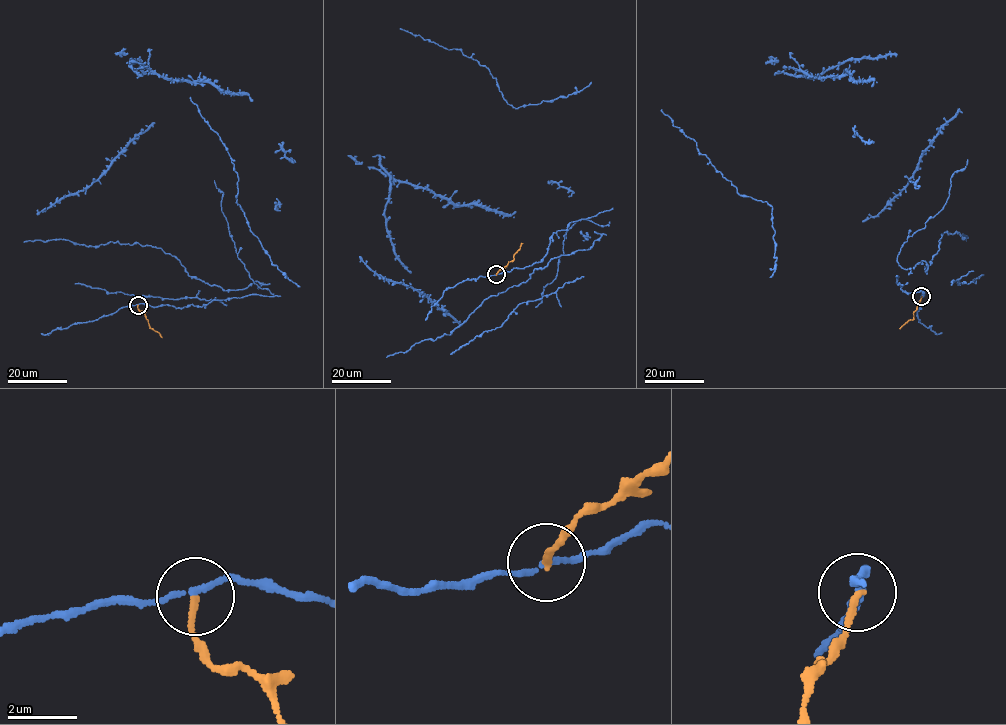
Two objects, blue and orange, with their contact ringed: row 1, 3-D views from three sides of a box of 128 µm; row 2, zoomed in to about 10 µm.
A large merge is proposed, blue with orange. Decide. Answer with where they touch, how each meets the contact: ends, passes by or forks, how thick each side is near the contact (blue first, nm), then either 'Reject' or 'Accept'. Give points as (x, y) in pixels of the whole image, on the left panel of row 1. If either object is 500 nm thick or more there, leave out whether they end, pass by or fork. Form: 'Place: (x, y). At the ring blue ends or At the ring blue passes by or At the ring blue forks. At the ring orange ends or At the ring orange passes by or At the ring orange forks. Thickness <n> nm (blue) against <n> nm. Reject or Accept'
Place: (138, 305). At the ring blue passes by. At the ring orange ends. Thickness 150 nm (blue) against 190 nm. Reject

